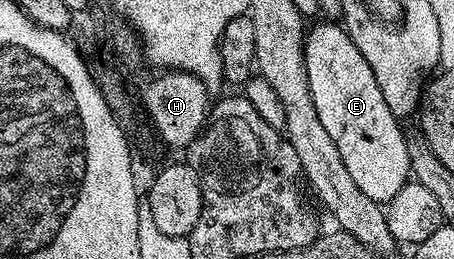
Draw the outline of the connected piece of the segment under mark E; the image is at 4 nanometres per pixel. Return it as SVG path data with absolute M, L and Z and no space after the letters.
M337 22L320 23L314 28L312 25L305 37L305 65L307 78L311 82L311 98L315 98L315 111L323 121L327 134L331 134L335 146L339 146L339 154L343 154L343 166L347 166L347 174L351 174L359 190L363 190L363 194L367 194L367 198L376 204L388 205L411 180L406 129L401 129L402 121L391 114L387 102L383 102L383 90L379 90L379 82L371 66L367 66L367 58L359 54L359 46L355 46L344 27Z

